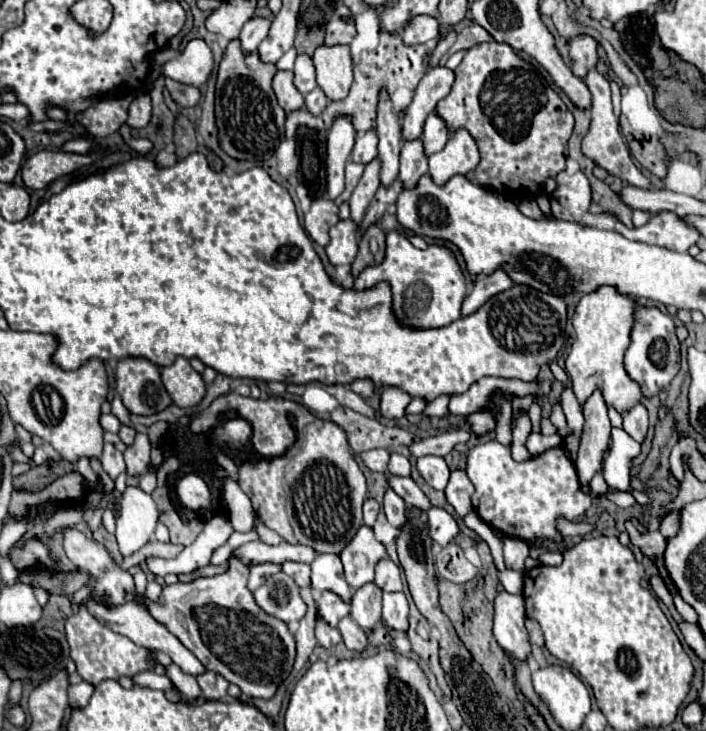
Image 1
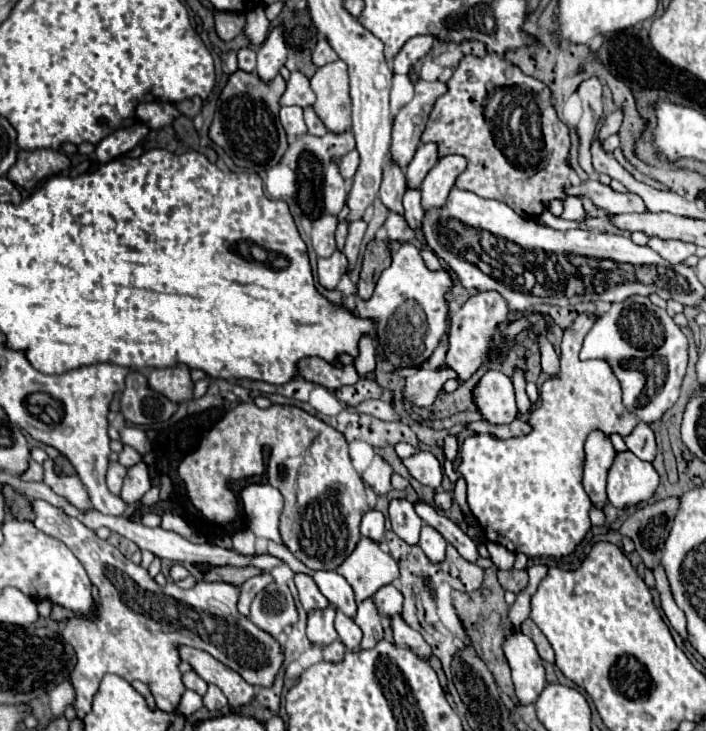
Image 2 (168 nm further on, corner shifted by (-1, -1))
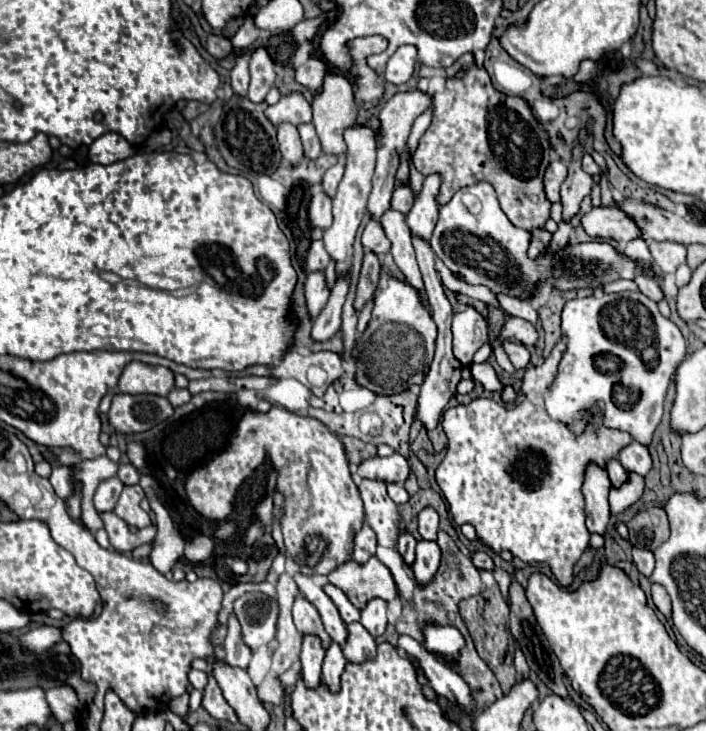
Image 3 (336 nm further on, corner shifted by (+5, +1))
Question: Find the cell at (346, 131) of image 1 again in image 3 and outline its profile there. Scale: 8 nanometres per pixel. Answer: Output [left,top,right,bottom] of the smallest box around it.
[310,183,332,229]

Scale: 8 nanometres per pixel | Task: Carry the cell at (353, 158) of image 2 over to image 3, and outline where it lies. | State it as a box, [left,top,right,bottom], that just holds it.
[322,161,344,197]

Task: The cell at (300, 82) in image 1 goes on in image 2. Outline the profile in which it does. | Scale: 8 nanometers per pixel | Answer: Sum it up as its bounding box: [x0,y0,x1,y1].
[280,71,314,107]

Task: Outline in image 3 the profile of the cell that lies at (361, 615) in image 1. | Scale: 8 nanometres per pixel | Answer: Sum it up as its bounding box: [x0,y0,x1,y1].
[342,621,376,663]

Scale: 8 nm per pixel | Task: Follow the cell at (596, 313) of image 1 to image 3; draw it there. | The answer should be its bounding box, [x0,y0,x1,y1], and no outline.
[436,341,632,587]

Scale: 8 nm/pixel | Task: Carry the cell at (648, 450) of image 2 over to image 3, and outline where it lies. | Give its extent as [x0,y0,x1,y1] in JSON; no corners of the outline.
[618,441,652,475]

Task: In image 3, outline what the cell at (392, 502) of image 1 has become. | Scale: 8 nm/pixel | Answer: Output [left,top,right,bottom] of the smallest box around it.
[396,531,416,565]

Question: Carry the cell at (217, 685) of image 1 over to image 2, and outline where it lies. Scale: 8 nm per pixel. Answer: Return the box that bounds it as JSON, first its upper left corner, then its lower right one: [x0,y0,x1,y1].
[204,685,228,711]

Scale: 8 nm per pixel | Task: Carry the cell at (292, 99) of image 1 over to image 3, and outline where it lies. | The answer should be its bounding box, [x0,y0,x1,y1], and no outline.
[278,123,302,165]

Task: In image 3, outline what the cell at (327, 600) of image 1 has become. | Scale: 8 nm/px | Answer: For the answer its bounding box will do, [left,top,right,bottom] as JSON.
[300,635,326,687]

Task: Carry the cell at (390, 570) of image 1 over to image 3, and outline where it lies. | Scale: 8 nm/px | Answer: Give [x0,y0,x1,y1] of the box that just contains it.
[360,599,388,637]

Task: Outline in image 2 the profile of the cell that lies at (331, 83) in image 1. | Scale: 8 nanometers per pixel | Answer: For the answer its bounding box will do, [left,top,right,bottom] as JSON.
[312,61,350,133]

